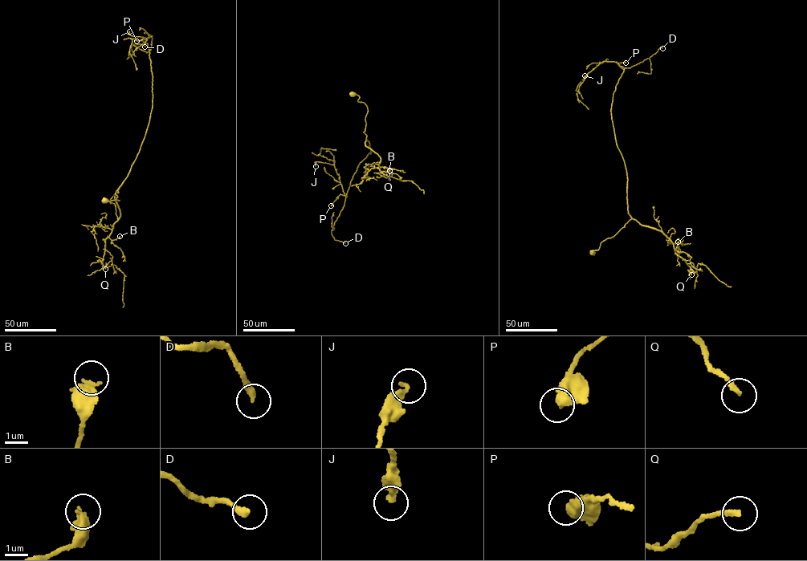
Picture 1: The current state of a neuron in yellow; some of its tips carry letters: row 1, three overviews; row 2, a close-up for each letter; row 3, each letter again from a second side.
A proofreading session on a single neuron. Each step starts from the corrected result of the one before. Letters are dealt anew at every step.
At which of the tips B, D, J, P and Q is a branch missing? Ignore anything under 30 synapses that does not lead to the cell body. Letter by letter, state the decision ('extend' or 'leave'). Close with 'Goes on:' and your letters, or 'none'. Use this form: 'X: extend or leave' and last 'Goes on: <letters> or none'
B: leave
D: extend
J: leave
P: leave
Q: leave
Goes on: D

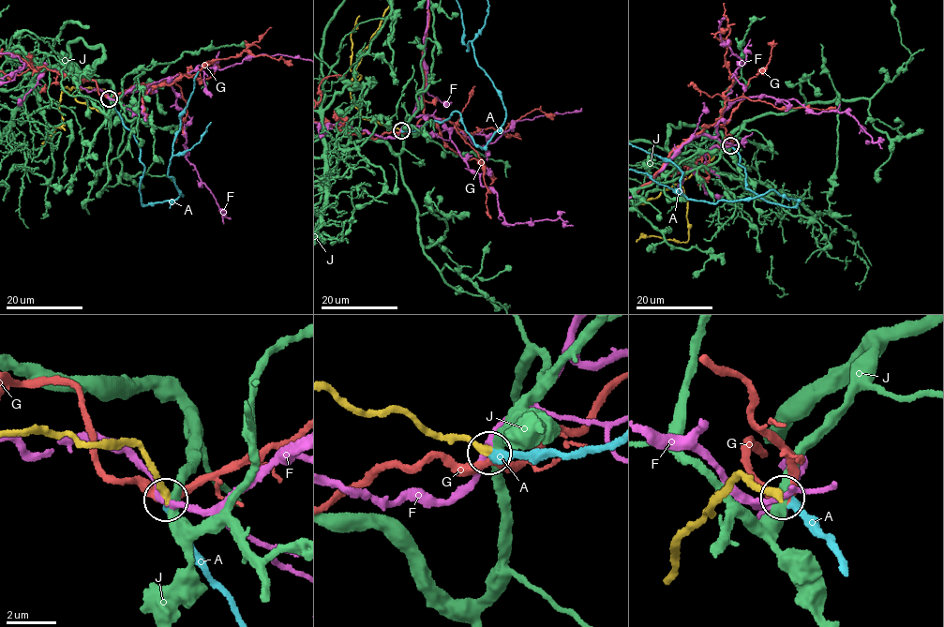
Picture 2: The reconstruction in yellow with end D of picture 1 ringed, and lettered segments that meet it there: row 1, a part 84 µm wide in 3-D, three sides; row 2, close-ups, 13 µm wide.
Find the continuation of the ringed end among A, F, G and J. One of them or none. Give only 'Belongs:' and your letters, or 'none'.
Belongs: A

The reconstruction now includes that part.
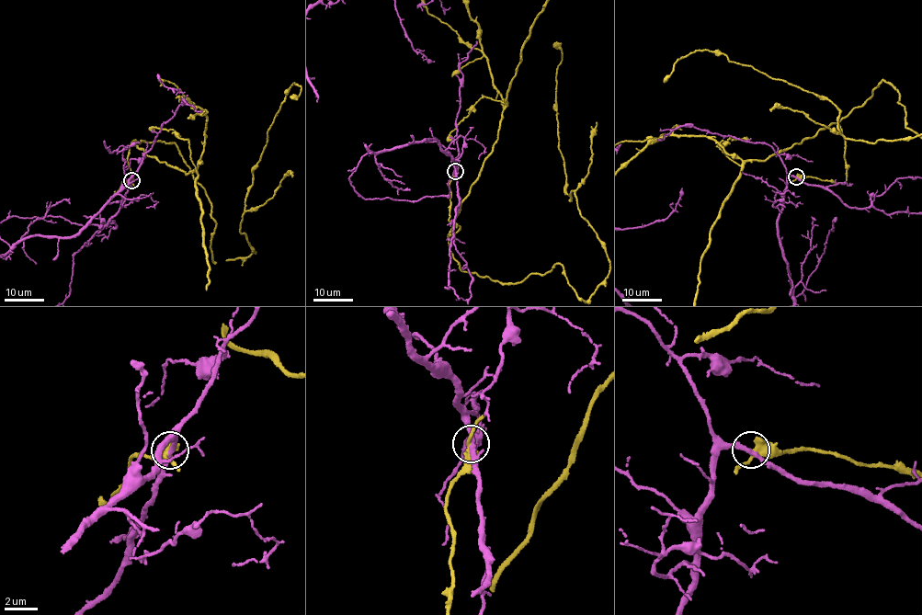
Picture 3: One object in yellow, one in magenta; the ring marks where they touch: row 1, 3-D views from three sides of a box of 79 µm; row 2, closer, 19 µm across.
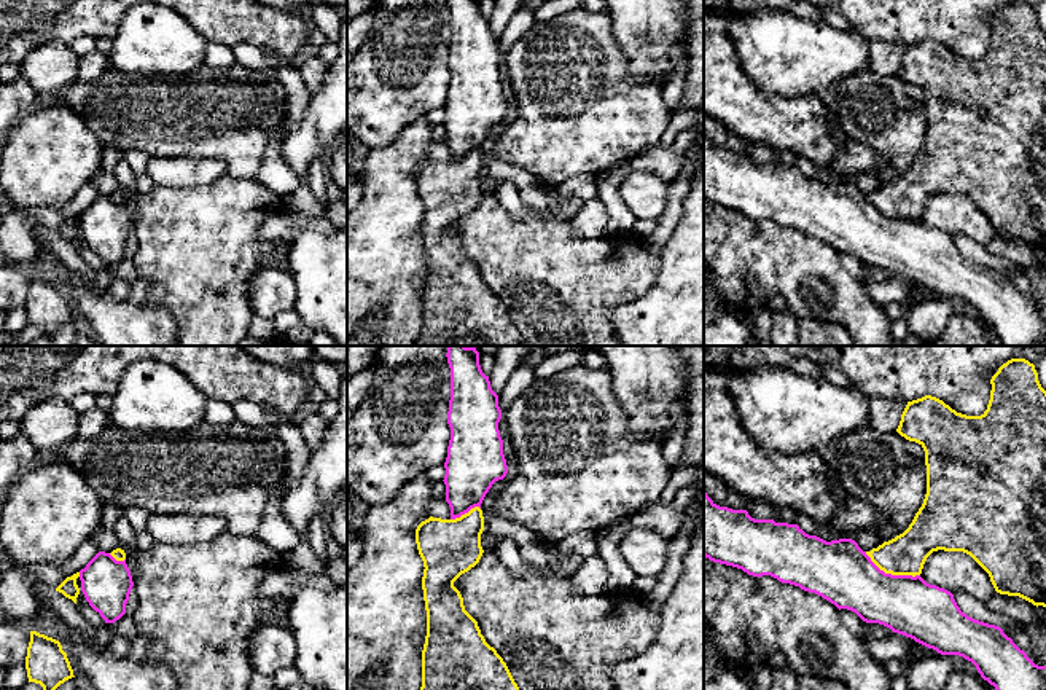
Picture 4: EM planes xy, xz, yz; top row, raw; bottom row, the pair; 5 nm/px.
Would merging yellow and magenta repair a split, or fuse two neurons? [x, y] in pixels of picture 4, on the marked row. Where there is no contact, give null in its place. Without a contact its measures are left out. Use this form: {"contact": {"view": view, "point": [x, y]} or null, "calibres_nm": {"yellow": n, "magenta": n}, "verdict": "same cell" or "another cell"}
{"contact": {"view": "yz", "point": [892, 574]}, "calibres_nm": {"yellow": 200, "magenta": 300}, "verdict": "another cell"}

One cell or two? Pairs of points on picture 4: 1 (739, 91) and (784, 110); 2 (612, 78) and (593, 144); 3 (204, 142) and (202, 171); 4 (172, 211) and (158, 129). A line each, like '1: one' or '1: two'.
1: one
2: one
3: two
4: two

